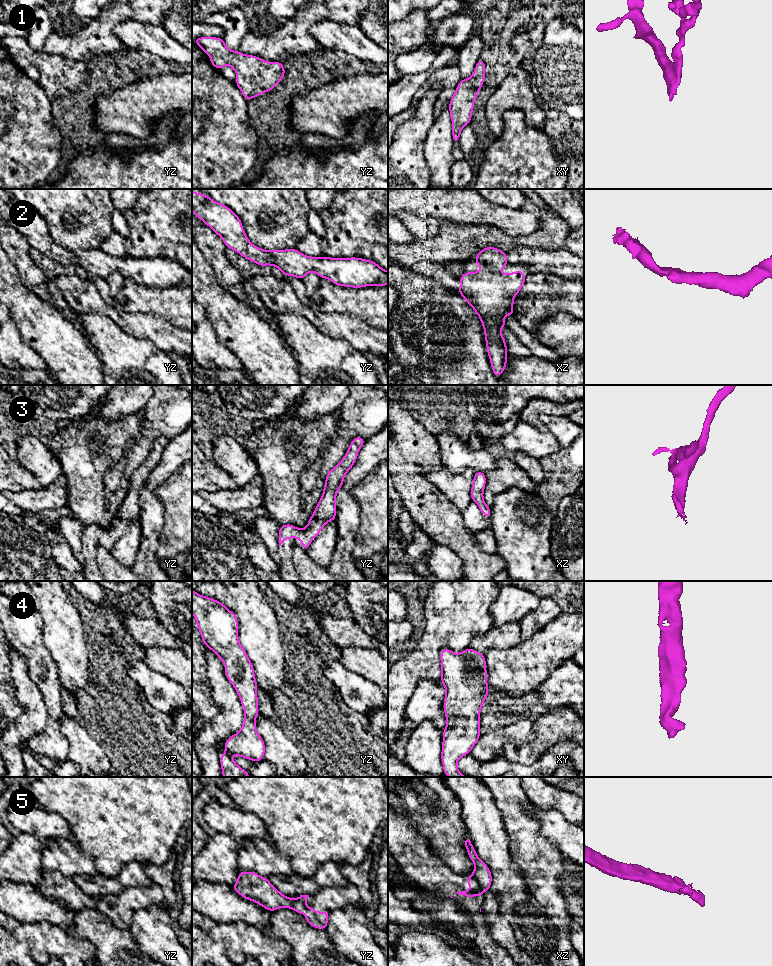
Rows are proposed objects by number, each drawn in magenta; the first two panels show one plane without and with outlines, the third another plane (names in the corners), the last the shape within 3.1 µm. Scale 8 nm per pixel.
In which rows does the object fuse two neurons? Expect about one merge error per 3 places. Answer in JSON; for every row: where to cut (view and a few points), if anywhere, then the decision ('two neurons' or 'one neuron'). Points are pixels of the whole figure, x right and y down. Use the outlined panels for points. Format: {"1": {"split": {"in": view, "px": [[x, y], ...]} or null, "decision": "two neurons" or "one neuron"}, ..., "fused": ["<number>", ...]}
{"1": {"split": null, "decision": "one neuron"}, "2": {"split": null, "decision": "one neuron"}, "3": {"split": null, "decision": "one neuron"}, "4": {"split": null, "decision": "one neuron"}, "5": {"split": {"in": "xz", "px": [[471, 875], [476, 879], [483, 892]]}, "decision": "two neurons"}, "fused": ["5"]}

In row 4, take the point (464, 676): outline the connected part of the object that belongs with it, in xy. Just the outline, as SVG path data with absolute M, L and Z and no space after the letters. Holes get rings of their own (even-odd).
M470 647L460 654L444 648L440 652L440 661L441 683L446 690L443 701L444 716L447 719L447 725L443 729L441 751L443 772L449 777L466 777L458 770L457 762L461 757L471 752L481 736L479 714L486 696L490 694L485 655Z

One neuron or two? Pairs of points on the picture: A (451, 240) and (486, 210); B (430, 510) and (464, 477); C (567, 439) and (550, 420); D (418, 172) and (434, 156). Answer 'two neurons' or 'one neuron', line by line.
A: two neurons
B: two neurons
C: one neuron
D: two neurons

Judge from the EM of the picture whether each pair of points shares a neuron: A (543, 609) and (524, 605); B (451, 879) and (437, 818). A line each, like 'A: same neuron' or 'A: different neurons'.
A: different neurons
B: different neurons

